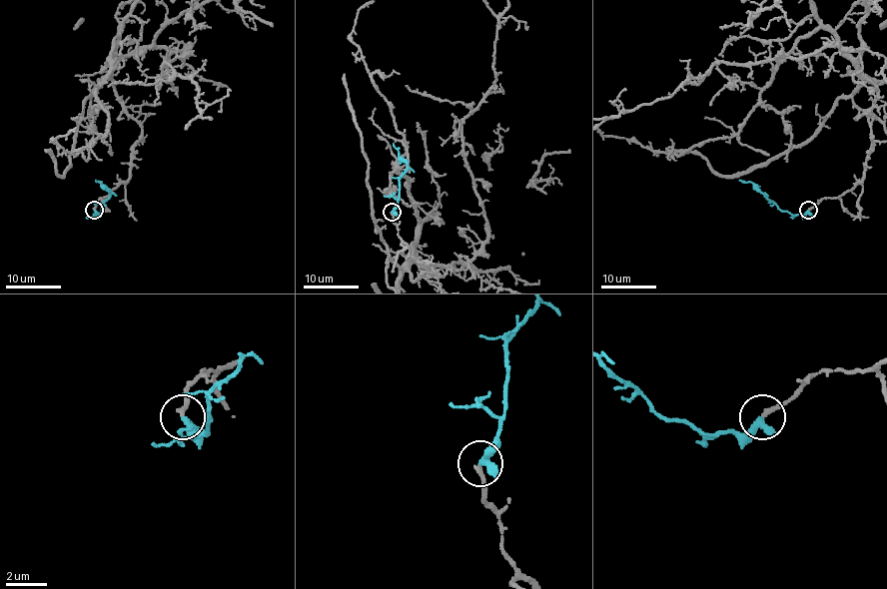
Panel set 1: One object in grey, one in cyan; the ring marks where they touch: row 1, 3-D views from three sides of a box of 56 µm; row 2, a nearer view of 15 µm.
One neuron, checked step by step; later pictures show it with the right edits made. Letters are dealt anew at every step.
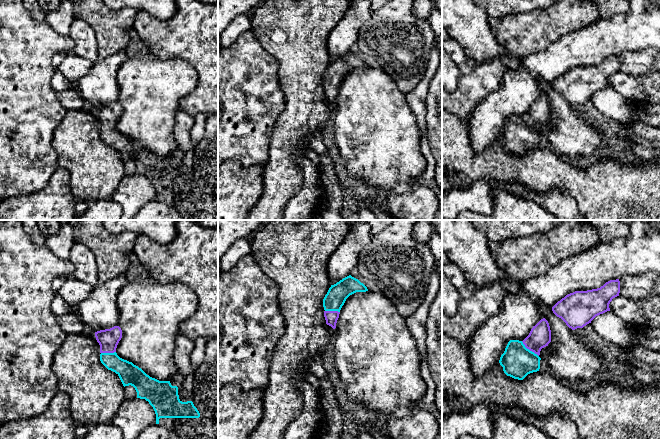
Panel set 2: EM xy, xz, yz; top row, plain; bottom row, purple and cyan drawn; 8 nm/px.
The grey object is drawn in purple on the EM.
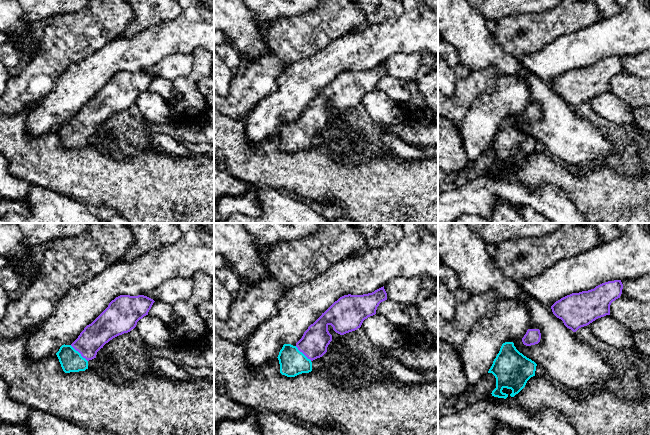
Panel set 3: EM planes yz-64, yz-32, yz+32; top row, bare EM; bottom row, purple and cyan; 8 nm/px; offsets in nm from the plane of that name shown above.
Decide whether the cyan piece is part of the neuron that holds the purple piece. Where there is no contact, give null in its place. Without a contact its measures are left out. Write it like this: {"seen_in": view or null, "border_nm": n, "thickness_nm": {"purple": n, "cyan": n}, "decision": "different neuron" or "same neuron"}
{"seen_in": "yz", "border_nm": 190, "thickness_nm": {"purple": 180, "cyan": 260}, "decision": "same neuron"}

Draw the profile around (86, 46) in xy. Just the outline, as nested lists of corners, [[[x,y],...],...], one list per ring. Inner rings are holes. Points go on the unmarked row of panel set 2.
[[[75,19],[70,28],[70,36],[75,42],[73,53],[91,62],[97,61],[98,43],[93,29],[83,20]]]

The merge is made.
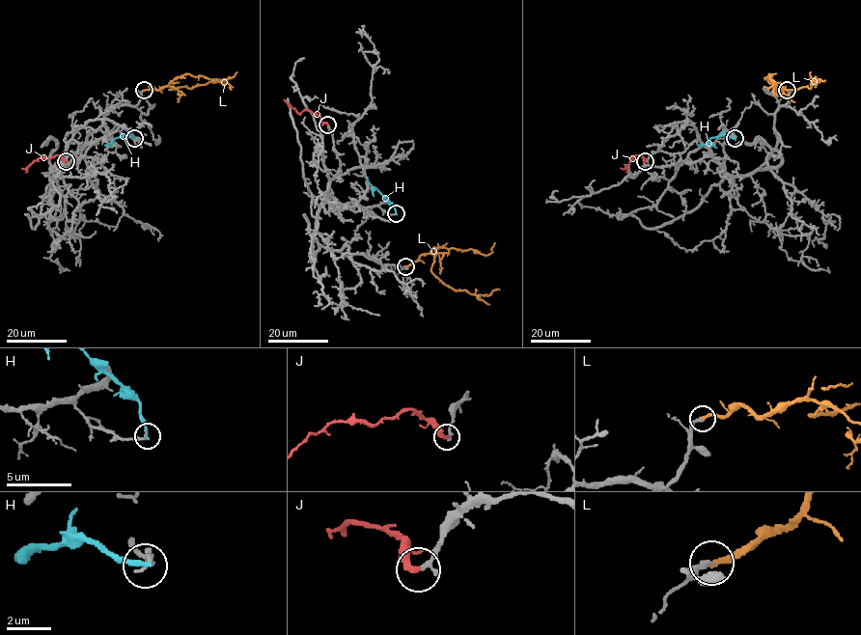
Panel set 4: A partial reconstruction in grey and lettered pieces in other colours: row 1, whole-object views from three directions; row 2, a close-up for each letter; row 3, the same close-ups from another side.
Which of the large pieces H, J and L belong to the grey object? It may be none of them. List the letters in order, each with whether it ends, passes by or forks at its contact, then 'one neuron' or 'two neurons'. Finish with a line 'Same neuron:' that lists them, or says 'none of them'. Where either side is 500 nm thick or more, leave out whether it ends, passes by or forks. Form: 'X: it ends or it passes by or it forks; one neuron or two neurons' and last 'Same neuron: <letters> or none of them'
H: it ends; two neurons
J: it ends; one neuron
L: it ends; one neuron
Same neuron: J, L

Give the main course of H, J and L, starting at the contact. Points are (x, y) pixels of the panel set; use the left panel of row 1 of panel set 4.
H: (134, 138), (131, 134), (123, 135), (104, 145)
J: (66, 161), (57, 154), (40, 158), (24, 169), (21, 168)
L: (144, 91), (170, 86), (169, 90), (190, 88), (232, 77), (237, 72)

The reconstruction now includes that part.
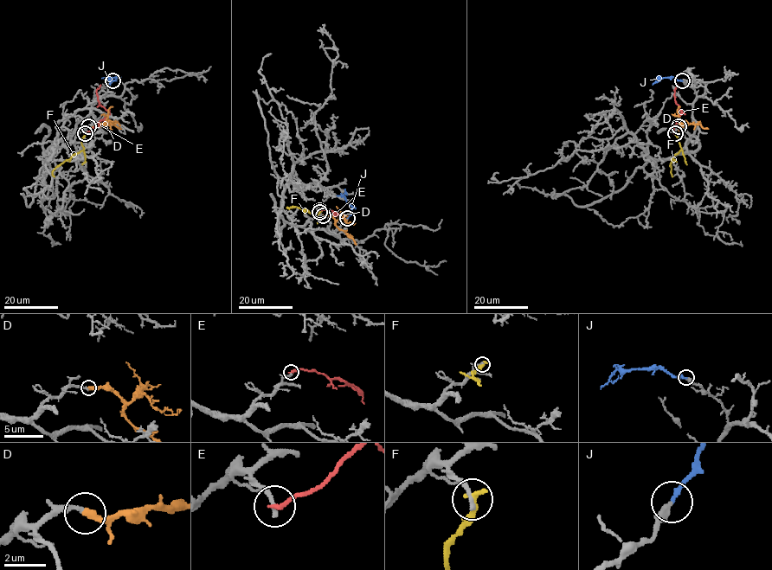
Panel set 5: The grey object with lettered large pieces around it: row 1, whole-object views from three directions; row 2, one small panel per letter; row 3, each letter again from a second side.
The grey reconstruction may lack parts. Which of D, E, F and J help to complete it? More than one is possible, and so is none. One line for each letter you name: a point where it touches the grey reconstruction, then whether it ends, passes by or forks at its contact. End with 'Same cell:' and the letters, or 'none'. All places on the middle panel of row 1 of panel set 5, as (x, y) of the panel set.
D: contact (323, 215); it ends
J: contact (347, 218); it ends
Same cell: D, J

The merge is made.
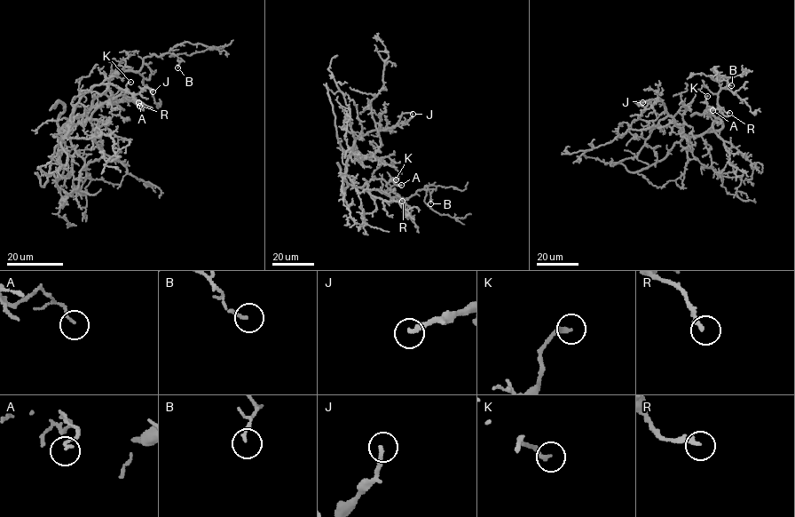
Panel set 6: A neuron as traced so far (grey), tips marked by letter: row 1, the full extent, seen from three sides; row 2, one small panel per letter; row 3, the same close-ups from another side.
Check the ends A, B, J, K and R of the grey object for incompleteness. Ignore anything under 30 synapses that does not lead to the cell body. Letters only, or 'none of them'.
J

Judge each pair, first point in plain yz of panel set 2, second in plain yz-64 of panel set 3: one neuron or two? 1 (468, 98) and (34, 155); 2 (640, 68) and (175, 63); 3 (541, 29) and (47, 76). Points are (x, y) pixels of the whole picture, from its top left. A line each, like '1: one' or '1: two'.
1: two
2: one
3: one

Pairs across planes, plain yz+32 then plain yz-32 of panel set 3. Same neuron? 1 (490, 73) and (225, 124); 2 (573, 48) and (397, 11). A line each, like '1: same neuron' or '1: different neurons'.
1: different neurons
2: different neurons

